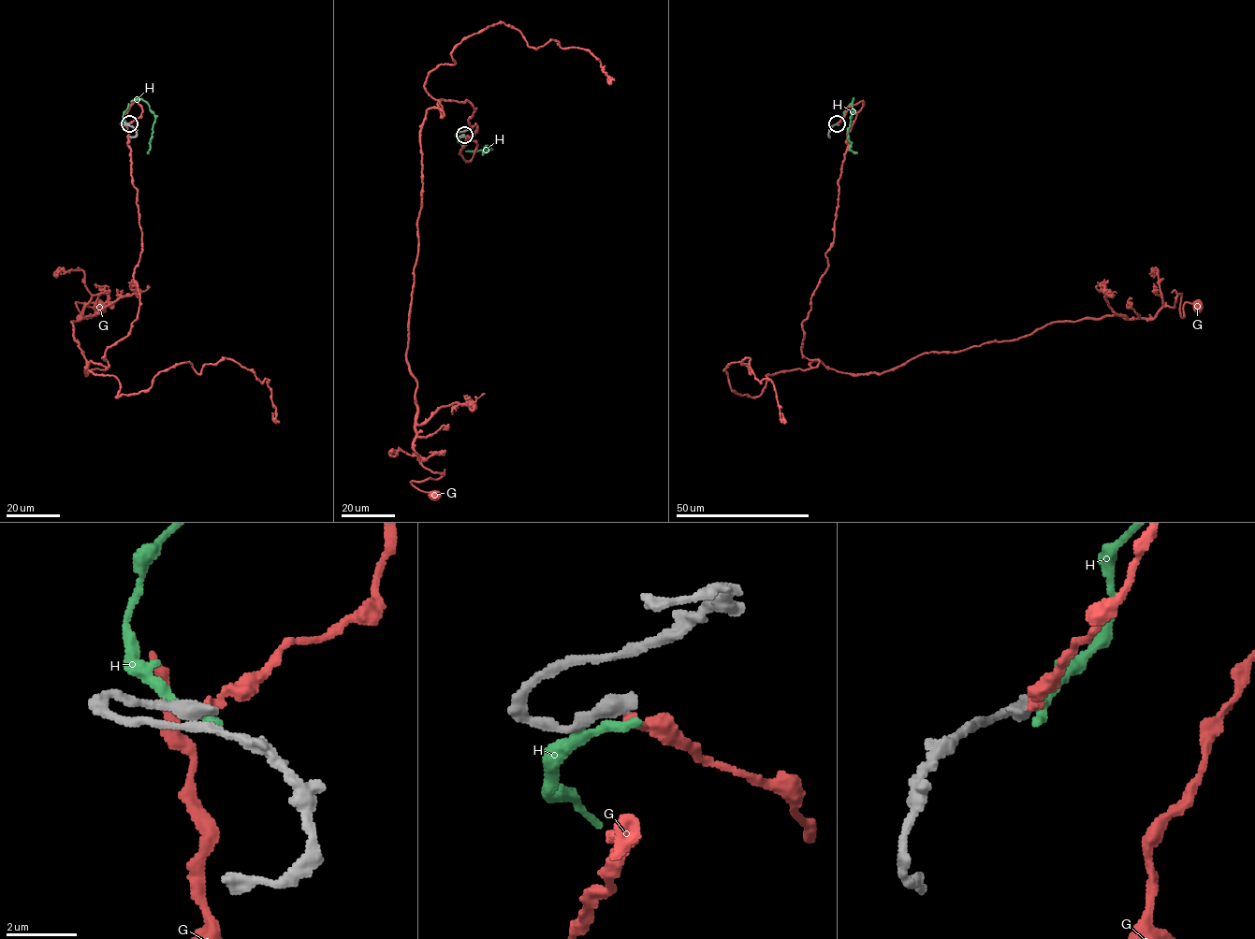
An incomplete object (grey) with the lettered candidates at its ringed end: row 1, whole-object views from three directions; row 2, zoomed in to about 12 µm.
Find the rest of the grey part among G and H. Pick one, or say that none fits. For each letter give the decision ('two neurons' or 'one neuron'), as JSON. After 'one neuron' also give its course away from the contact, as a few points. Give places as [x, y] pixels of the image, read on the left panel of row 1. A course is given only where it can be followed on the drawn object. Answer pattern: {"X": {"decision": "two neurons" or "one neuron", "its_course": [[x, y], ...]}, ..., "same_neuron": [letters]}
{"G": {"decision": "two neurons"}, "H": {"decision": "two neurons"}, "same_neuron": []}

